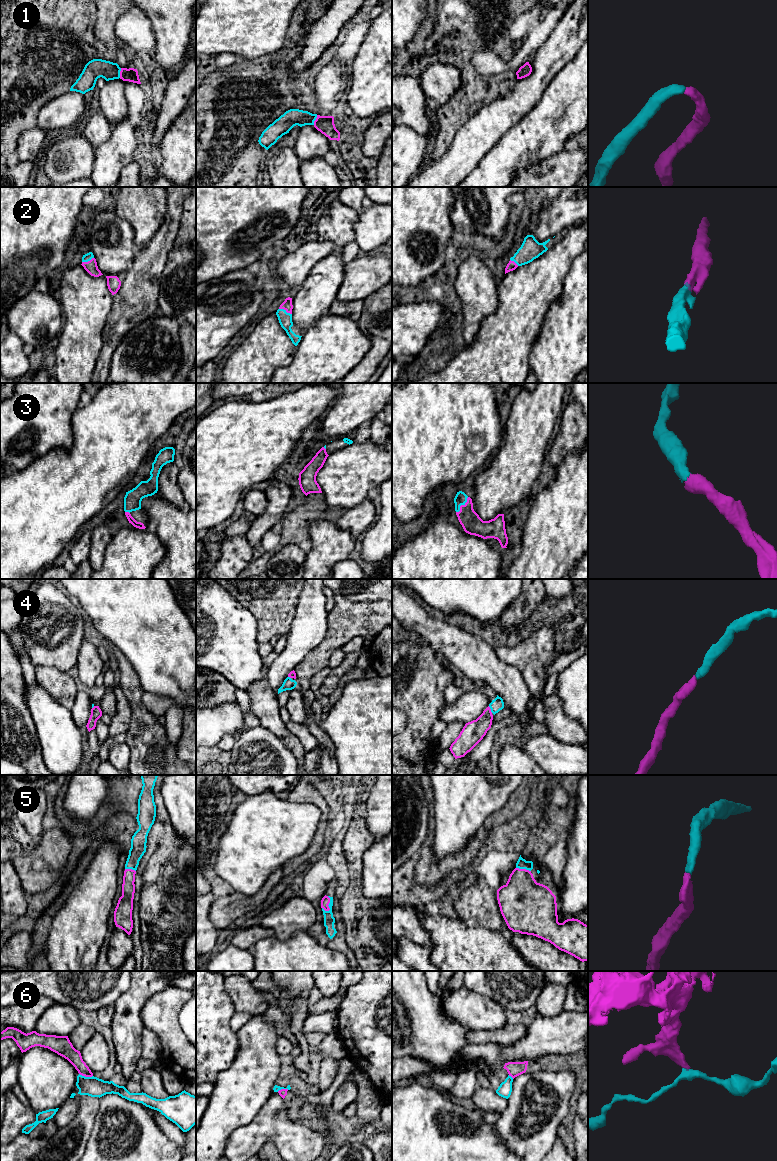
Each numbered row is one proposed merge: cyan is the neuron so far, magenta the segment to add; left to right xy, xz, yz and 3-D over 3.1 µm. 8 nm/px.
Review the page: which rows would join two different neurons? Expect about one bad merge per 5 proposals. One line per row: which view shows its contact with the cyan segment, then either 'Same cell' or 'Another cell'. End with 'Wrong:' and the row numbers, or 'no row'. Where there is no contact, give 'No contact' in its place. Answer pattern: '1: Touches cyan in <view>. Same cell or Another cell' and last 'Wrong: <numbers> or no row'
1: Touches cyan in xy. Same cell
2: Touches cyan in xz. Same cell
3: Touches cyan in yz. Same cell
4: Touches cyan in yz. Same cell
5: Touches cyan in xz. Same cell
6: Touches cyan in xy. Another cell
Wrong: 6

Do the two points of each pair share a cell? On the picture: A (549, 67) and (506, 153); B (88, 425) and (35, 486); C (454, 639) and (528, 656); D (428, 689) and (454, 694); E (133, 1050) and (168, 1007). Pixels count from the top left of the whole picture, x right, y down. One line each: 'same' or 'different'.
A: same
B: same
C: different
D: different
E: different

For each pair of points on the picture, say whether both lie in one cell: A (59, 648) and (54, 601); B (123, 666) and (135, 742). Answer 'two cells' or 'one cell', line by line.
A: one cell
B: one cell

